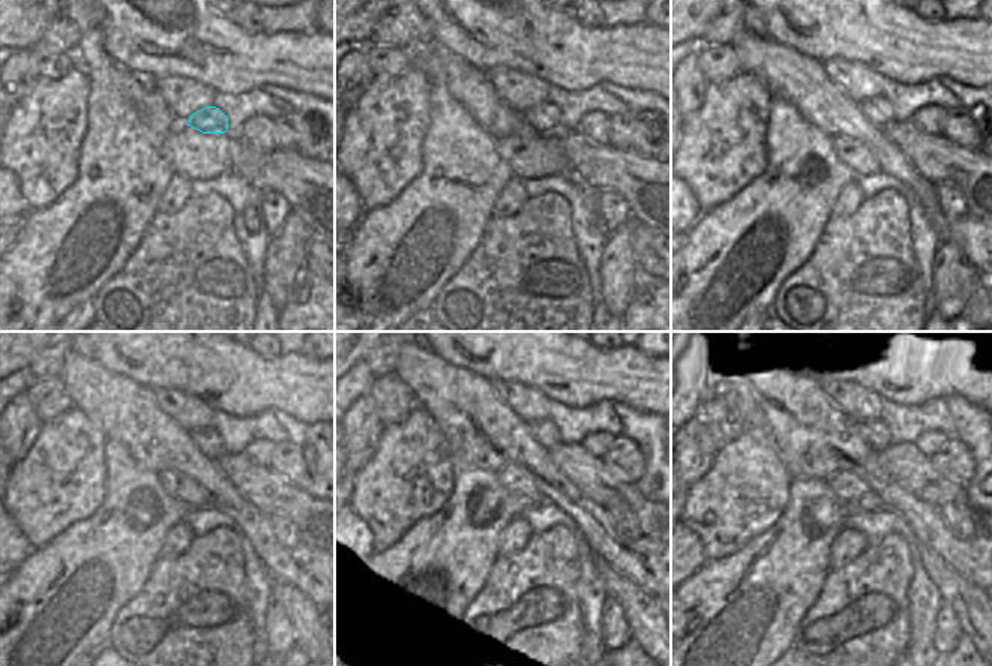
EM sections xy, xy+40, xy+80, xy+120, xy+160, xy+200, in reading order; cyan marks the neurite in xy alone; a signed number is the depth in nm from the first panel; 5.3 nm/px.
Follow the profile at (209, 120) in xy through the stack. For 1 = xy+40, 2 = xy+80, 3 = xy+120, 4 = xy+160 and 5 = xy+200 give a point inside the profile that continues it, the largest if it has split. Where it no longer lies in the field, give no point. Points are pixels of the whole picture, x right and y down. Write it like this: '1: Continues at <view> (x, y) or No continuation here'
1: Continues at xy+40 (545, 117)
2: Continues at xy+80 (878, 111)
3: Continues at xy+120 (209, 441)
4: Continues at xy+160 (545, 434)
5: Continues at xy+200 (877, 434)

